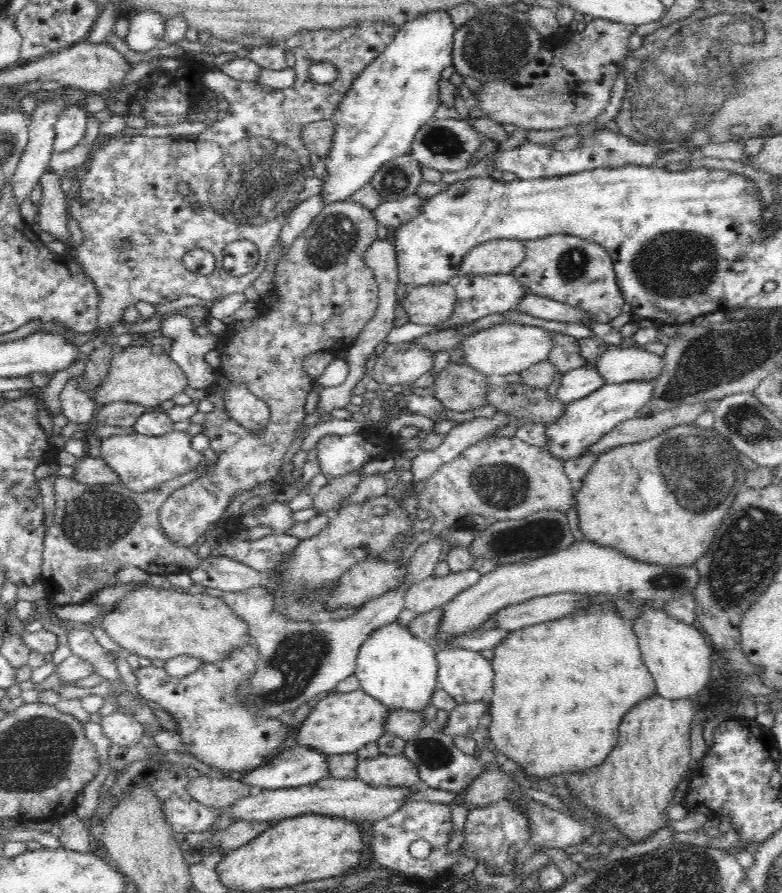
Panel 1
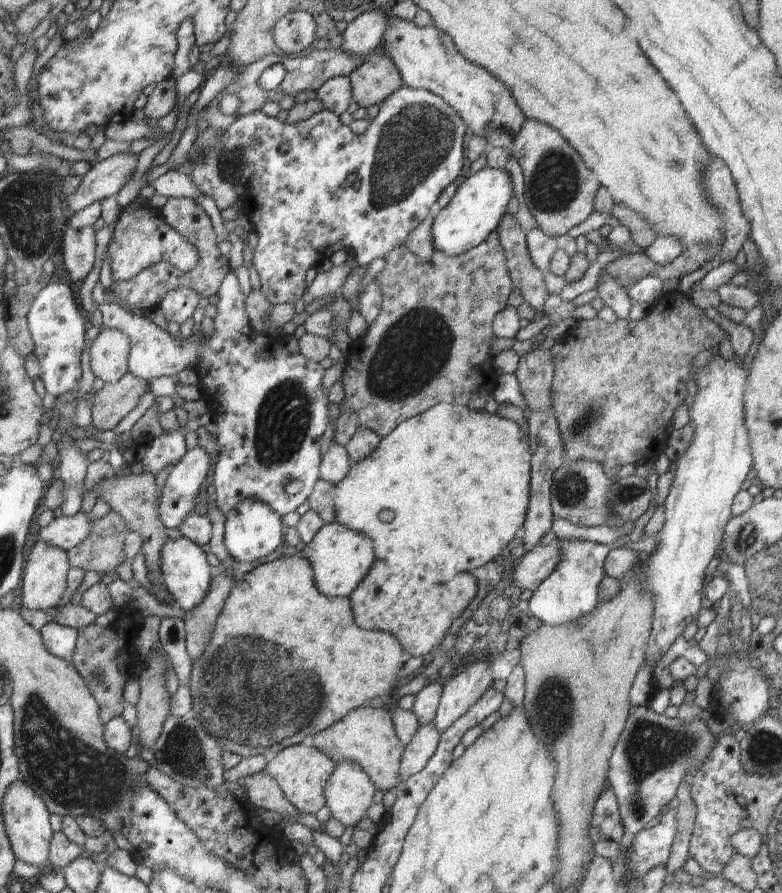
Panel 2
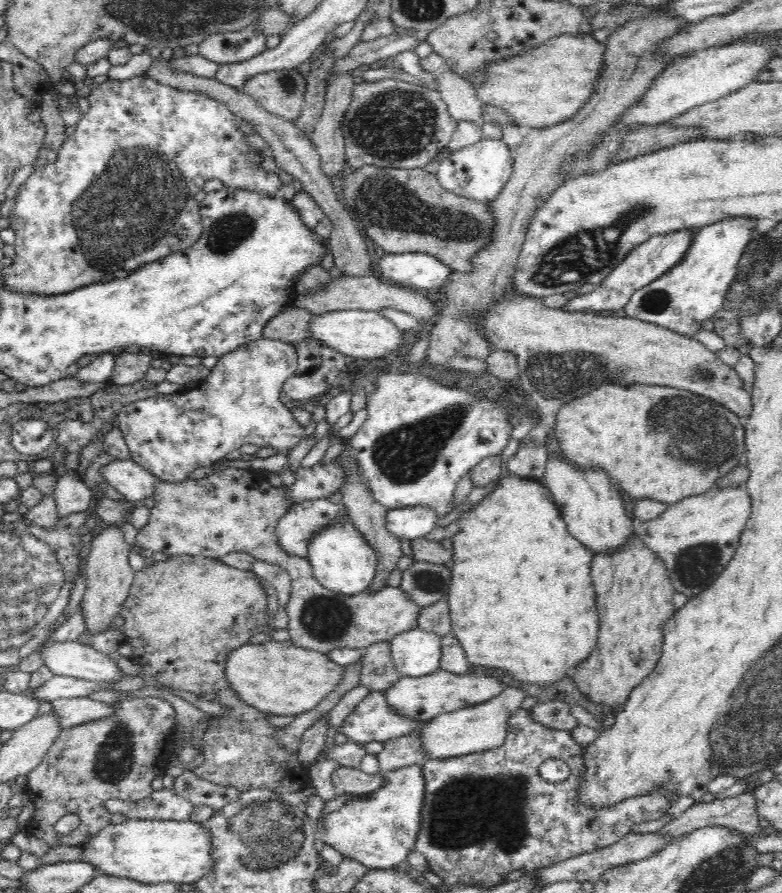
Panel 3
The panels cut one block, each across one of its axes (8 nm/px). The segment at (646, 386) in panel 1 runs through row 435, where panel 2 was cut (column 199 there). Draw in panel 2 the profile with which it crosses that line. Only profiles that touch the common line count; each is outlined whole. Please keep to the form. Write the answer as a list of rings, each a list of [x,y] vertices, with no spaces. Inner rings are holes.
[[[186,537],[168,539],[160,552],[160,574],[166,590],[183,610],[196,608],[208,594],[214,569],[209,564],[211,557],[207,548],[196,545]]]

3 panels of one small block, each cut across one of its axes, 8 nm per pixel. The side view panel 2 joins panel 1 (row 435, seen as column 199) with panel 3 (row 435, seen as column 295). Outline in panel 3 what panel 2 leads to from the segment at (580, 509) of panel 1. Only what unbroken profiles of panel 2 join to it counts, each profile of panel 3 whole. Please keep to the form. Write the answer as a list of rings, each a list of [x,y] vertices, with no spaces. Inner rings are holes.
[[[636,384],[636,388],[630,388],[623,385],[602,385],[602,388],[590,392],[586,398],[574,398],[574,400],[565,404],[557,415],[554,431],[563,455],[568,458],[569,462],[577,464],[579,468],[600,468],[609,476],[616,487],[620,486],[632,498],[652,499],[670,505],[688,496],[708,492],[720,476],[726,476],[732,468],[740,465],[740,458],[746,456],[745,427],[740,423],[739,417],[734,412],[708,397],[665,386],[640,386],[640,384]]]

